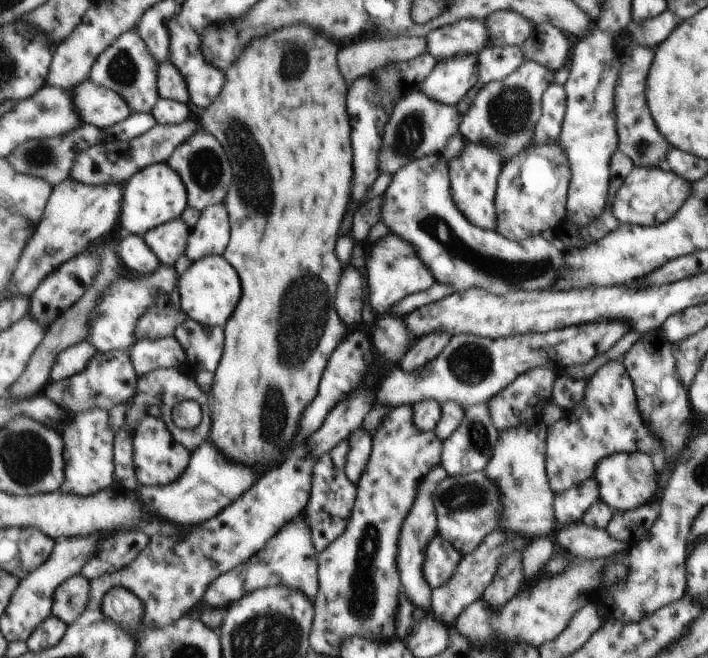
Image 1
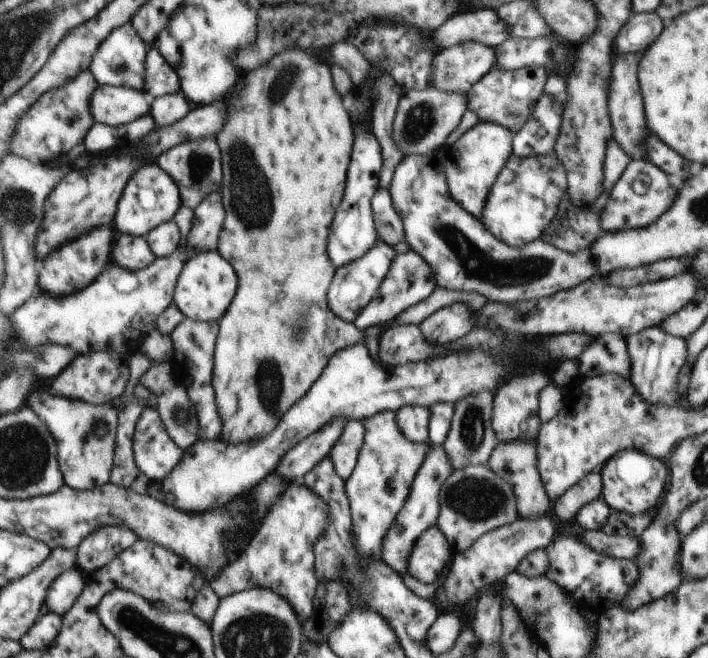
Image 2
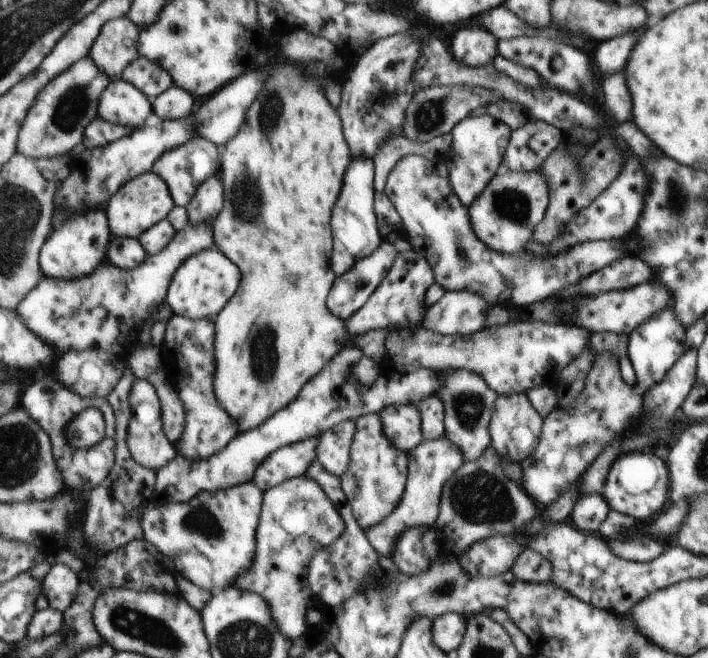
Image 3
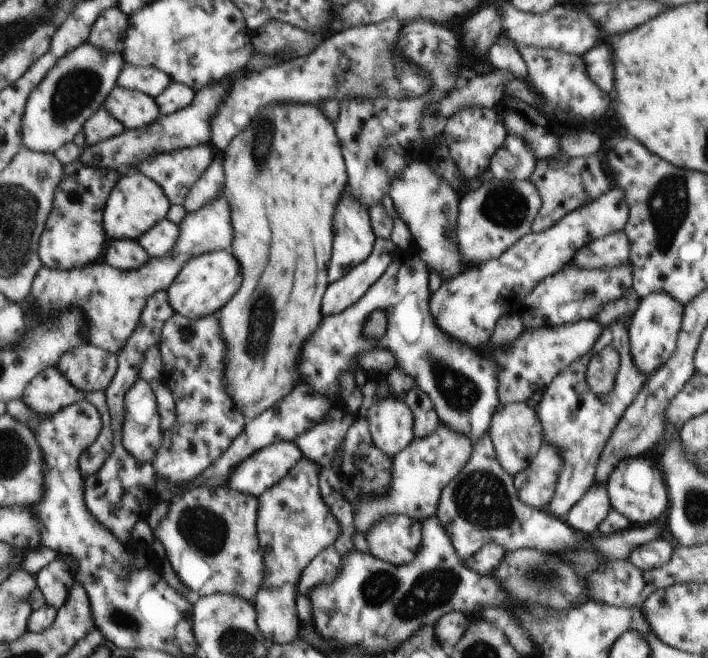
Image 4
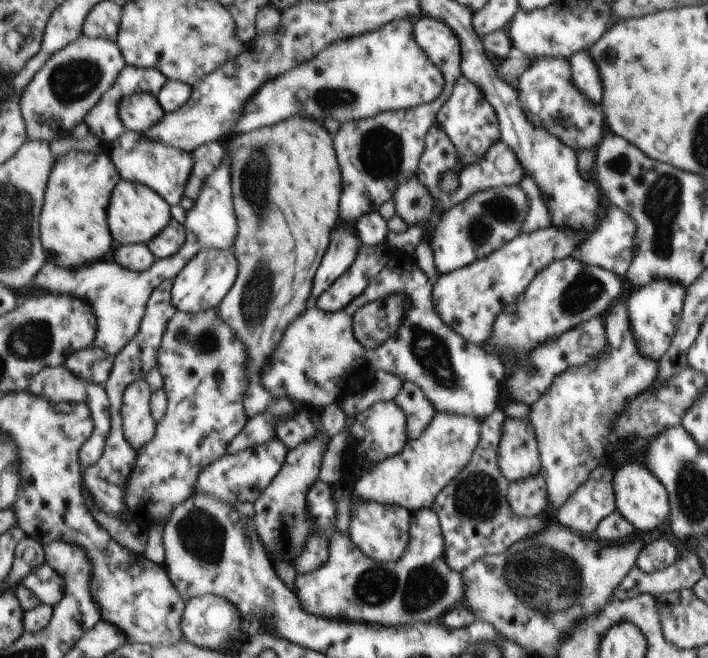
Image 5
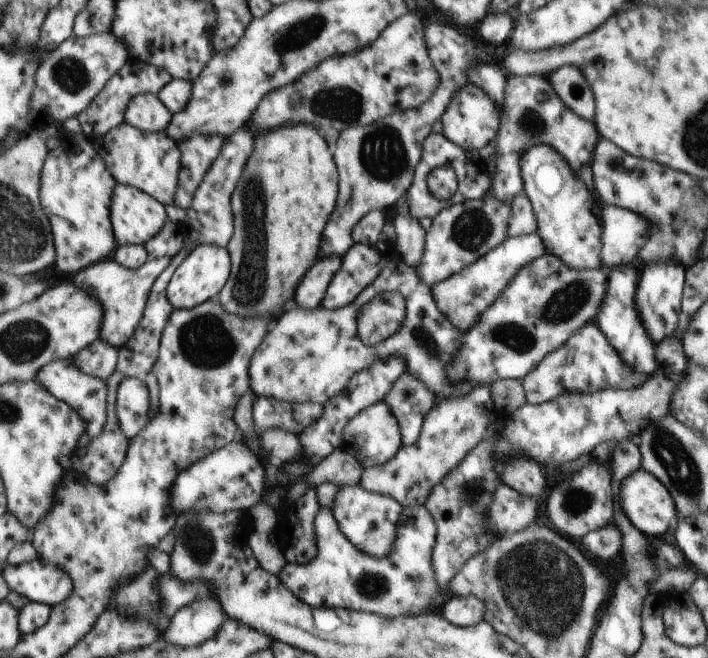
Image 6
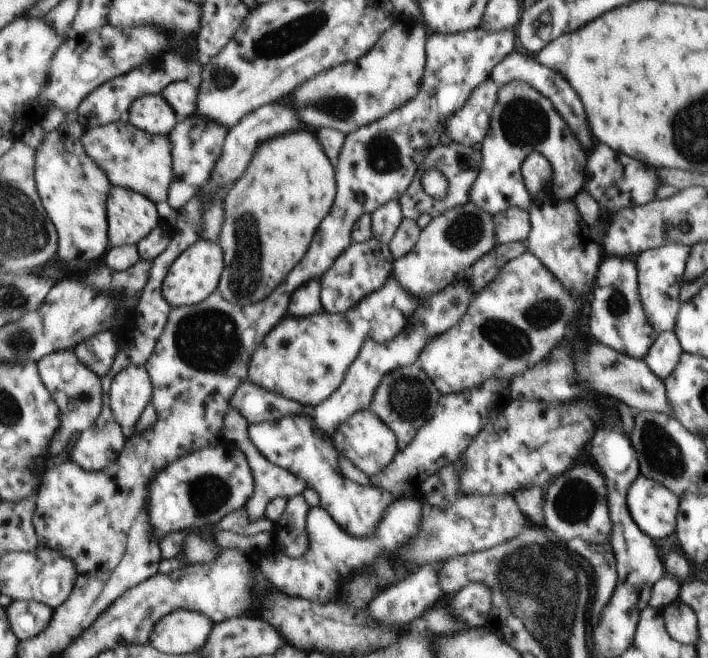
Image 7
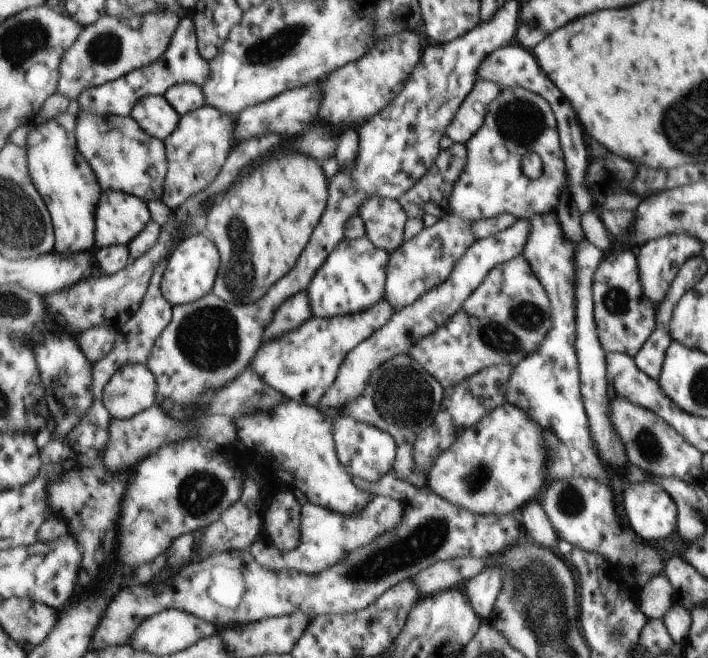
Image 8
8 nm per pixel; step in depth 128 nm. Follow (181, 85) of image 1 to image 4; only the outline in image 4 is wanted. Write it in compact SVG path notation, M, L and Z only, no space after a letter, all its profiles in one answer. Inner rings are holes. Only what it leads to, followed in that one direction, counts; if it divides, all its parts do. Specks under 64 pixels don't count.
M125 62L118 85L144 92L157 99L160 94L167 90L172 80L171 75L163 72L163 70L159 70L159 67L137 66Z

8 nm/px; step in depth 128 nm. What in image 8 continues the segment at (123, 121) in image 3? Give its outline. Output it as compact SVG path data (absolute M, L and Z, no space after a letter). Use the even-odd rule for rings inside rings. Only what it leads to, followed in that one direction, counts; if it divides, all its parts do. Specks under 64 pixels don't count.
M163 95L145 97L130 114L151 136L166 141L178 129L182 116Z

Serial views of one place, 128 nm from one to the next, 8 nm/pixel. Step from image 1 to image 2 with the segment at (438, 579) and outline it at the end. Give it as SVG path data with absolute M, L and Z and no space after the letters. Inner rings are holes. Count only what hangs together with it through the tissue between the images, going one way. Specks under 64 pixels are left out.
M437 526L427 529L426 532L423 538L419 538L419 542L415 542L415 554L411 554L411 570L407 568L406 572L423 584L431 584L451 562L453 552Z

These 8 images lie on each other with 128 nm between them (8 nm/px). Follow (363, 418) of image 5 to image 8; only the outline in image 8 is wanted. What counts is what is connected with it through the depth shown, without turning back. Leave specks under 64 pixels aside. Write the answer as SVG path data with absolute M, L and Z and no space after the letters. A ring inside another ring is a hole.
M339 417L334 422L336 451L343 470L352 477L359 477L370 483L377 482L384 474L391 472L396 457L396 444L384 430L353 418Z

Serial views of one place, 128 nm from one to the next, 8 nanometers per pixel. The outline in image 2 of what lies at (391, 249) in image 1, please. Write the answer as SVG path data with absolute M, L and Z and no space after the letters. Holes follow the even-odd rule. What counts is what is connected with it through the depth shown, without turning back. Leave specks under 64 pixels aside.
M411 250L396 254L390 262L385 278L378 286L377 294L352 323L359 327L359 330L364 330L367 326L381 326L385 322L390 324L406 308L427 298L436 286L437 279L434 277L433 268L427 264L422 255L415 254L415 251Z

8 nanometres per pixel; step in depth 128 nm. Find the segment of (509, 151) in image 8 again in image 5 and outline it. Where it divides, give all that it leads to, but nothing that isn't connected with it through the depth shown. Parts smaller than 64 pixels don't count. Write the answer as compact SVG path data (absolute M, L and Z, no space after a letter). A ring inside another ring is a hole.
M534 57L530 66L521 73L515 86L523 112L535 126L555 135L575 153L577 150L596 150L601 140L601 106L587 99L571 82L570 64L561 57Z

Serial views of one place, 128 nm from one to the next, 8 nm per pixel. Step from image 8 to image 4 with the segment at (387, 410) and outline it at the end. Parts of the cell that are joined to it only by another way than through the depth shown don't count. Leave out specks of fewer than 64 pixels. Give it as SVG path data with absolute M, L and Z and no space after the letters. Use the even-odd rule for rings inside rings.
M411 387L401 401L409 408L413 417L413 434L415 437L426 437L434 432L441 424L433 400L419 387Z

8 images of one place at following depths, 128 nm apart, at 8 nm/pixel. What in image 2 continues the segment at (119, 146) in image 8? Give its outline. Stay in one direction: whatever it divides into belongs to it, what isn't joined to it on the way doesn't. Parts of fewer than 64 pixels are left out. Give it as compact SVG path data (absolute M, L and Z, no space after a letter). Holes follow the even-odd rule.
M207 137L192 140L174 146L165 151L157 164L166 170L178 182L182 194L182 204L191 209L196 209L211 193L221 192L224 183L224 168L222 165L222 147L218 139Z

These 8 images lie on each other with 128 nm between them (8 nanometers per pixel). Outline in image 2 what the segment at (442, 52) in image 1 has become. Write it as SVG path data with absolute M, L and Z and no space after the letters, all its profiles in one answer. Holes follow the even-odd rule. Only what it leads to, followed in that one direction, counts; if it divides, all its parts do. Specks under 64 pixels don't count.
M493 9L465 10L451 15L431 36L430 44L441 50L471 41L493 48L509 37L508 28Z

